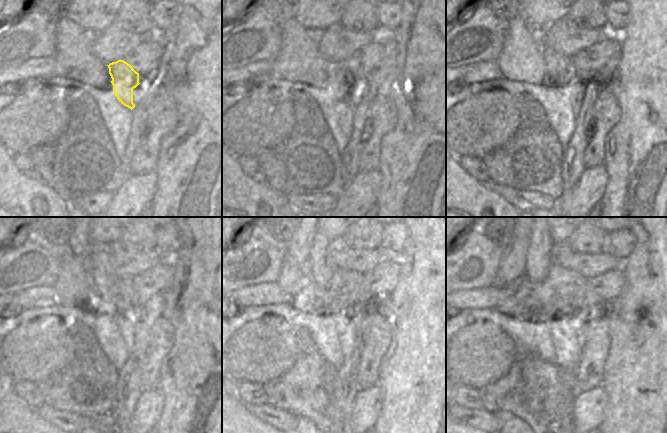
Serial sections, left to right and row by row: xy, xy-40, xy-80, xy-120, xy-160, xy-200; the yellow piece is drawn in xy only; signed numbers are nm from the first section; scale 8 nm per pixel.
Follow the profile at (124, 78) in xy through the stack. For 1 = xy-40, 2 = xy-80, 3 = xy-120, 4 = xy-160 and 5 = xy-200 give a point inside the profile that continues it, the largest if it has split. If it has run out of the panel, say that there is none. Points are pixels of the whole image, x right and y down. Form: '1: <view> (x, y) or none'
1: xy-40 (353, 82)
2: xy-80 (559, 69)
3: xy-120 (101, 283)
4: xy-160 (320, 267)
5: xy-200 (538, 259)

